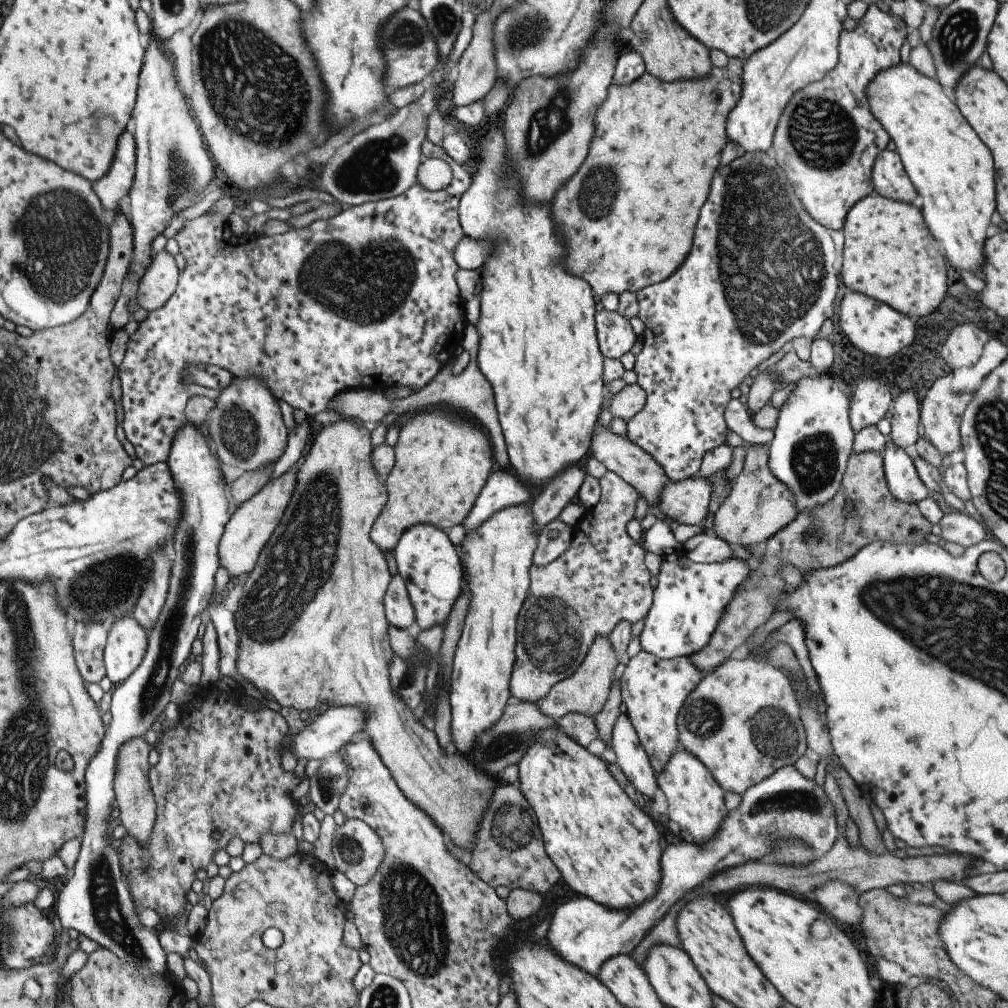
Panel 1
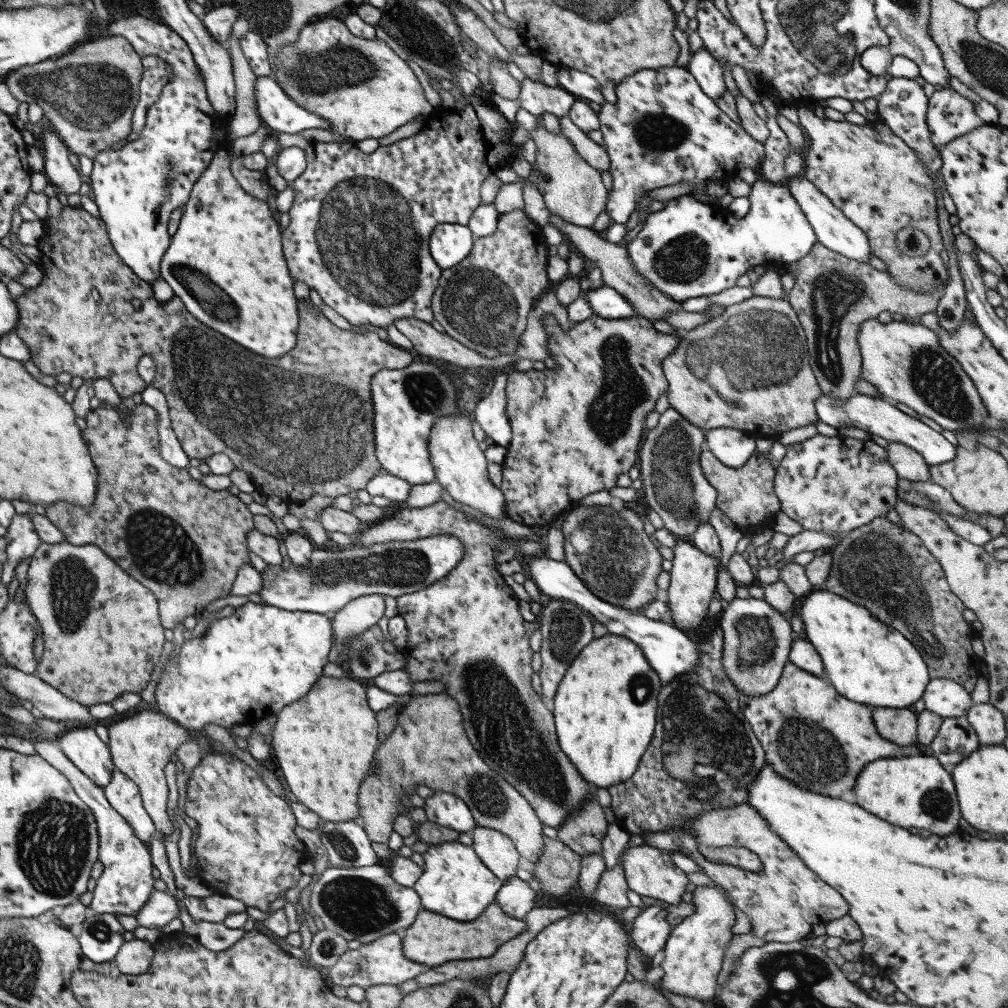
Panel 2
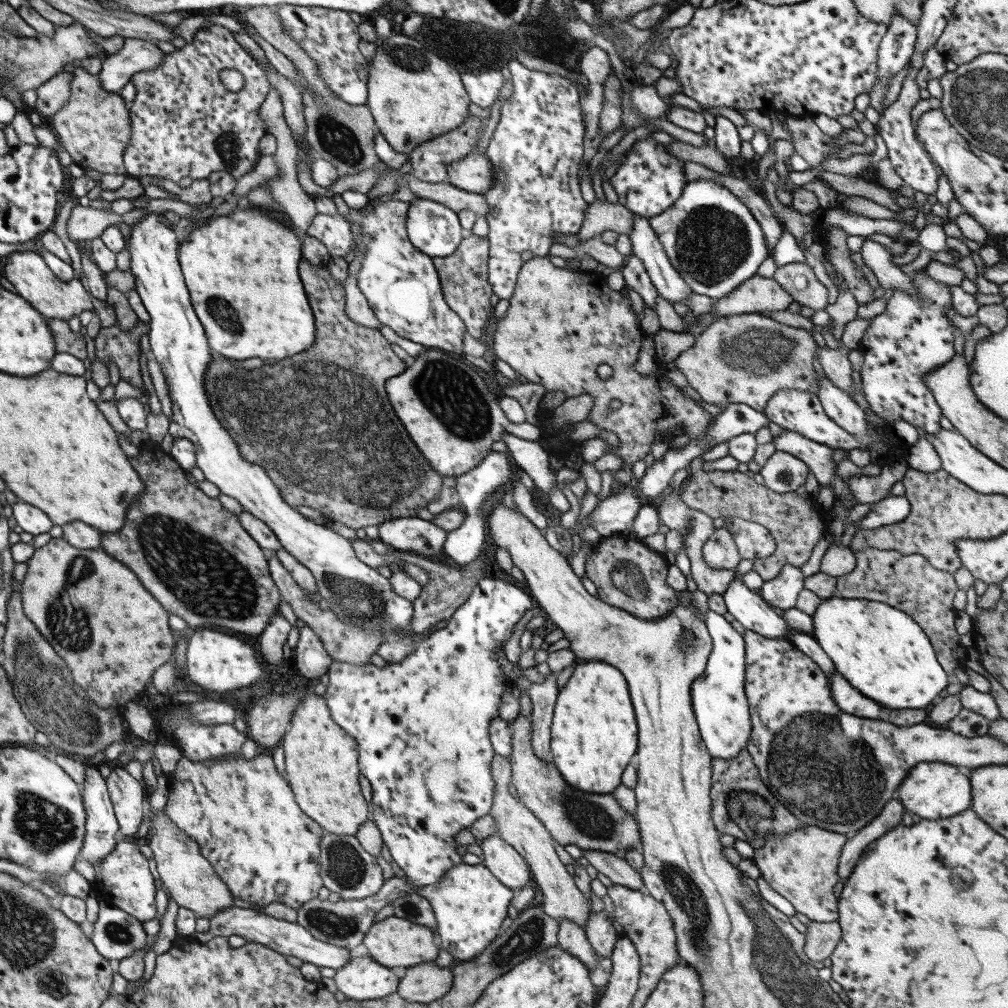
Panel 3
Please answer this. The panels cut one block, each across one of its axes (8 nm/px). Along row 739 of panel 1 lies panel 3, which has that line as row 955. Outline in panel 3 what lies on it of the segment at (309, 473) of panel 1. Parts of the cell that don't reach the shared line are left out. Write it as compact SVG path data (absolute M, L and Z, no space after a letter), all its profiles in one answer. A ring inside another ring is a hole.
M389 916L385 920L373 922L373 926L365 932L361 944L365 946L369 958L375 960L377 964L385 966L385 968L393 968L393 966L411 968L415 964L435 960L435 956L439 954L439 950L433 946L433 936L431 934L433 932L427 926L417 926L417 924L413 924L405 918Z

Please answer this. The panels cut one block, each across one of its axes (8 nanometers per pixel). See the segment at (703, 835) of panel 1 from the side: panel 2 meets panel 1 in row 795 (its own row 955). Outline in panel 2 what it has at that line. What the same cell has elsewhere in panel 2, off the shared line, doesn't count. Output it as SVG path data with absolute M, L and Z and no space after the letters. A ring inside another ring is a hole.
M699 886L695 894L689 894L687 898L695 904L695 914L687 916L681 924L671 928L671 934L663 946L665 958L661 960L659 968L663 970L663 976L659 980L659 986L665 988L665 992L673 996L681 996L685 1000L713 1000L715 998L715 986L717 986L717 974L723 964L723 954L731 940L731 926L733 926L733 908L723 898L719 888L707 888Z

